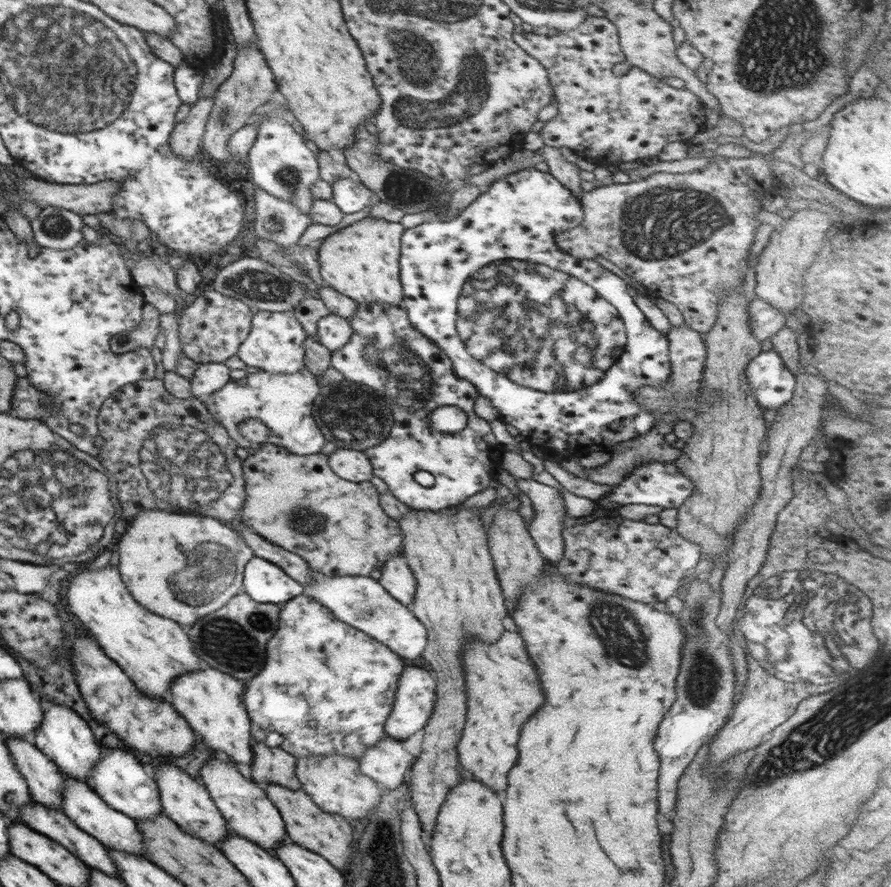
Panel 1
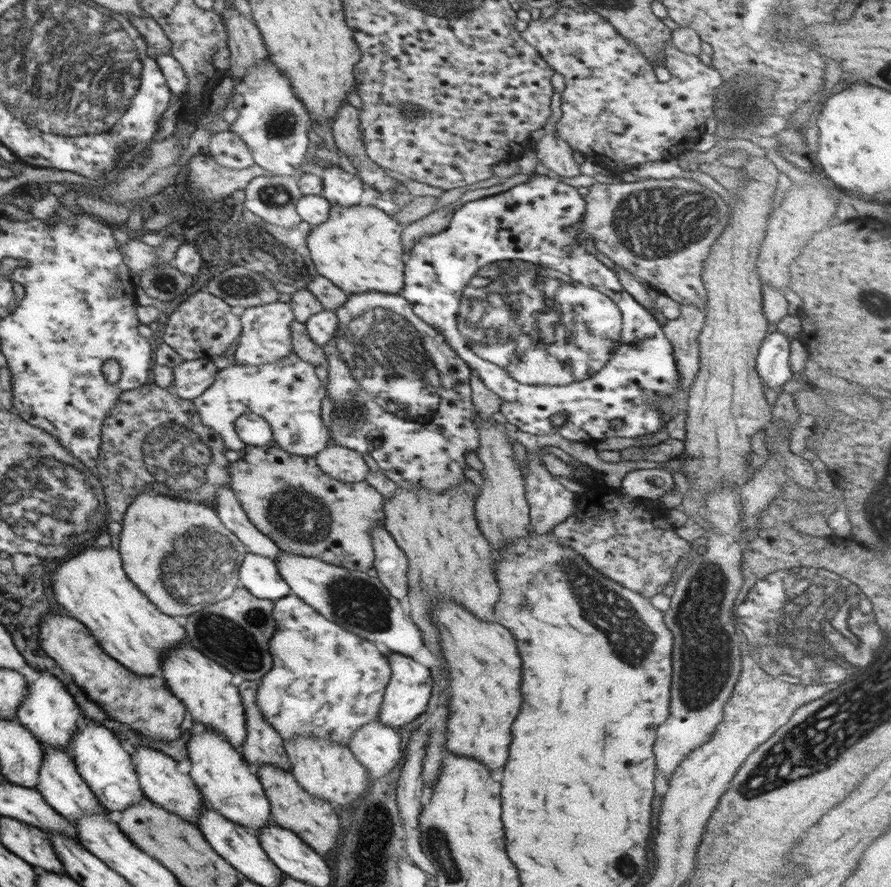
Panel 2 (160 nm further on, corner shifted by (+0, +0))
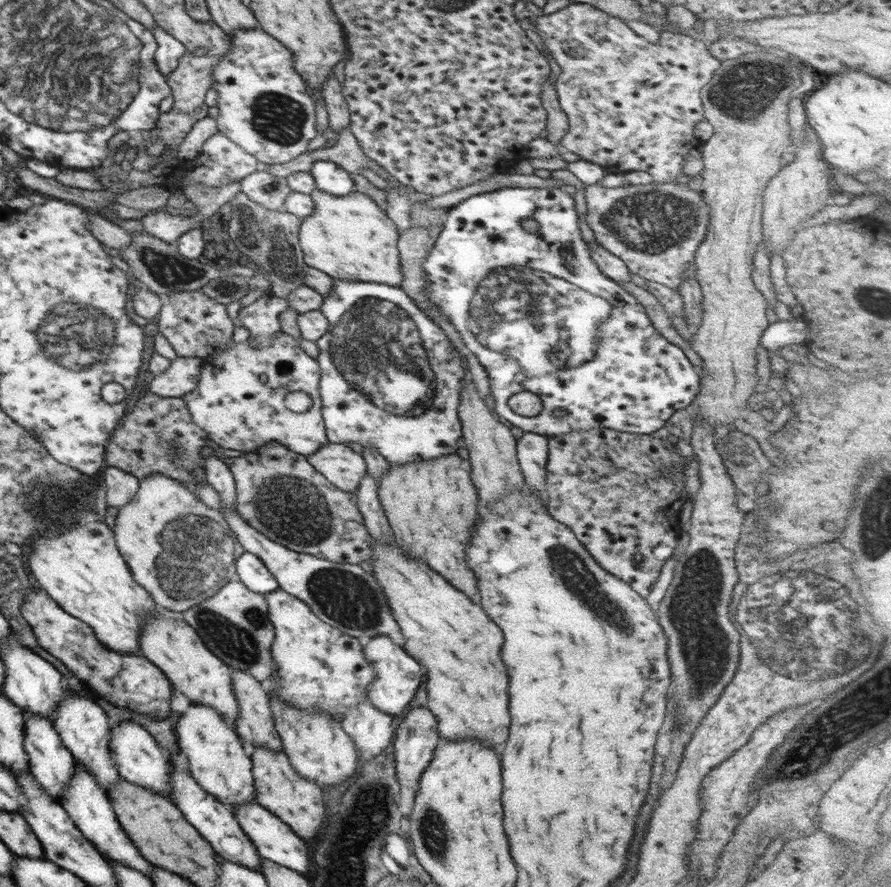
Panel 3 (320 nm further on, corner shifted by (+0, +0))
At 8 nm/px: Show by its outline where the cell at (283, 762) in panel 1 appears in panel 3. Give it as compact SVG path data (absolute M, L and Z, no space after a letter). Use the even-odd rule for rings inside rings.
M232 669L231 675L239 708L239 715L233 726L242 742L254 747L282 751L281 738L275 729L269 695L263 682L242 669Z

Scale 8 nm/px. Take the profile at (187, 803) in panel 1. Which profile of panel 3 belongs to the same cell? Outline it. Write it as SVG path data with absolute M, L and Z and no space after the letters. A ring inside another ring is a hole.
M123 720L118 722L115 729L112 726L109 749L116 770L122 779L143 786L149 791L160 793L168 799L171 798L168 752L140 723L135 723L133 720Z

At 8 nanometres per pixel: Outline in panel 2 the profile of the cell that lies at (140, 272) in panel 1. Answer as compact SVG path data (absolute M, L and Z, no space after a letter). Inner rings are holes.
M140 237L130 239L123 245L118 244L118 247L125 256L125 263L128 268L139 276L143 270L149 269L154 263L158 261L170 263L174 257L172 252L166 253L158 247L145 244L140 241Z

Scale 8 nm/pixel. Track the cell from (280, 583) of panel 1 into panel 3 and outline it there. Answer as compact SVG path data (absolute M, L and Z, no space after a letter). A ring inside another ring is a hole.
M244 551L236 561L235 567L239 580L251 591L267 595L273 590L280 589L277 580L258 556Z

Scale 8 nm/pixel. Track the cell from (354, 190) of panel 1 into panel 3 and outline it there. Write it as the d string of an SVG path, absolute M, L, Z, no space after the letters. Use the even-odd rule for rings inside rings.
M317 160L308 168L318 189L334 196L346 196L355 190L350 173L332 161Z

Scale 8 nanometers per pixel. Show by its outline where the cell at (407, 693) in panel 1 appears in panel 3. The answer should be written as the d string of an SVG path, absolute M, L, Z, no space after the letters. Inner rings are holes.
M386 635L375 636L362 647L364 658L371 664L375 677L371 680L367 698L368 700L382 712L395 716L408 710L408 704L416 694L424 668L421 664L411 656L401 646L394 644L394 641Z

